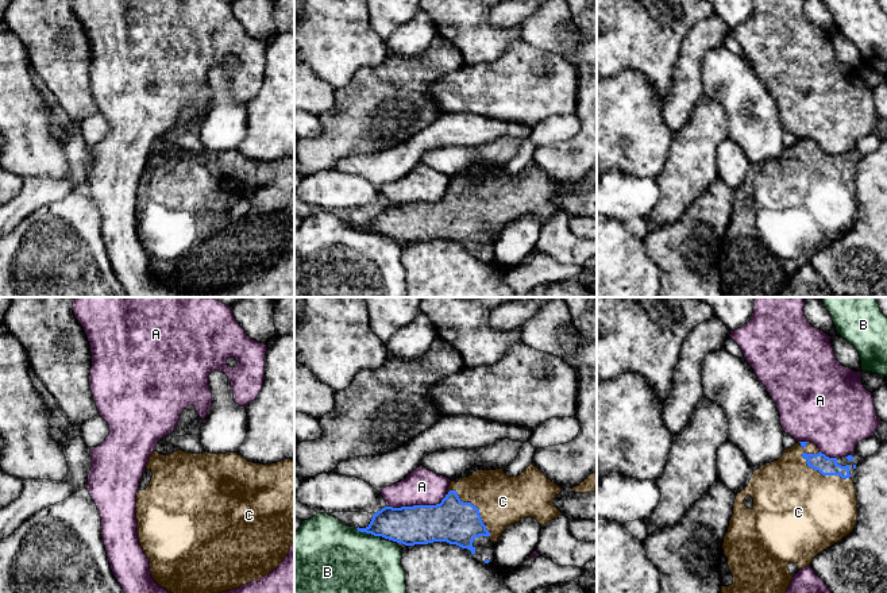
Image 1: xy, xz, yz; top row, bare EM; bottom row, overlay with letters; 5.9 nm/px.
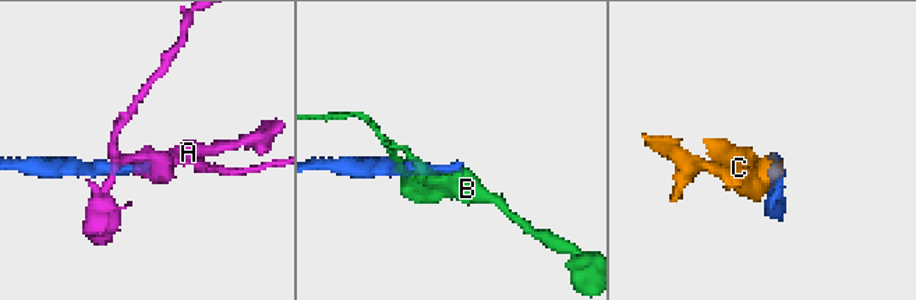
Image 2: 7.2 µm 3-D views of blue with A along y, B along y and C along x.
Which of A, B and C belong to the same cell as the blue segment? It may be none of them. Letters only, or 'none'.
C

